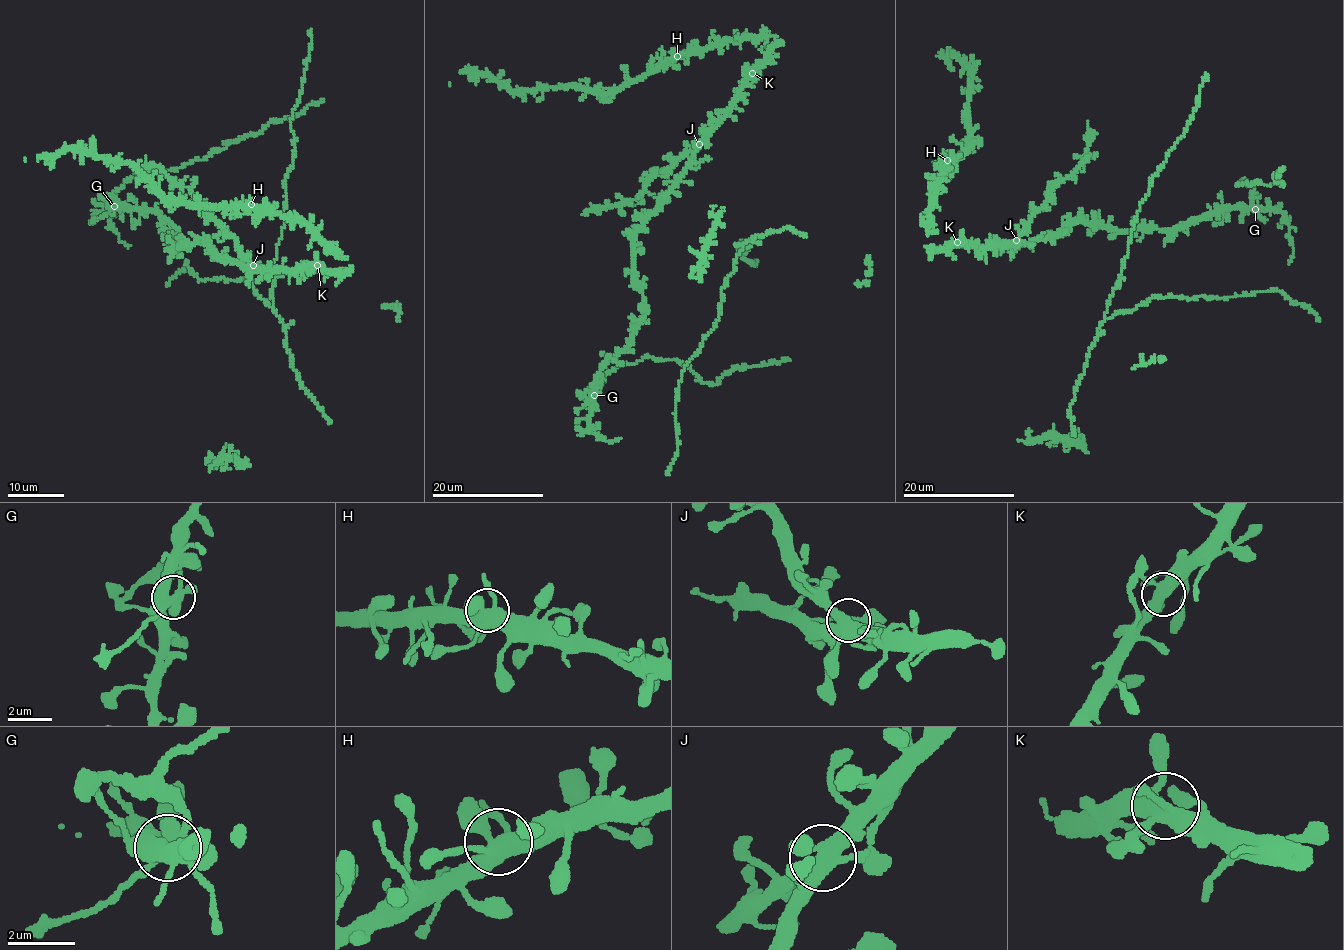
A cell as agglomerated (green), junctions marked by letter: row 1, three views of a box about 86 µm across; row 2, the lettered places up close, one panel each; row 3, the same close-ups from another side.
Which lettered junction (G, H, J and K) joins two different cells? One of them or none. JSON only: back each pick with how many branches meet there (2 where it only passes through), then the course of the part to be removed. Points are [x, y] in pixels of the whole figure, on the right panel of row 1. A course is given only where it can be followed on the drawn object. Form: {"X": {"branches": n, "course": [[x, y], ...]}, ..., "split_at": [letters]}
{"G": {"branches": 5, "course": [[1255, 210], [1251, 204], [1254, 187], [1242, 179], [1238, 185], [1283, 184], [1274, 176], [1279, 177], [1284, 168]]}, "split_at": ["G"]}

